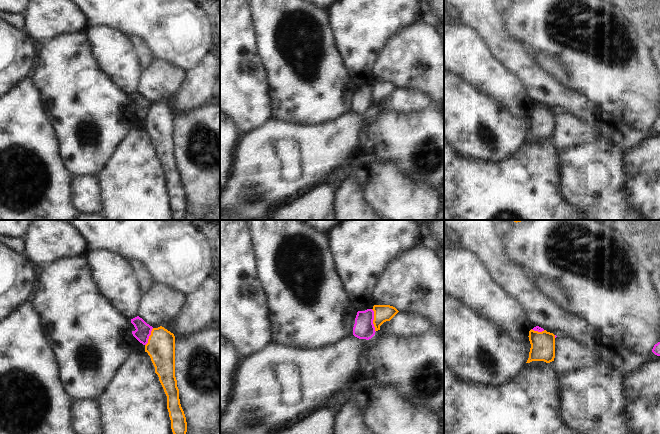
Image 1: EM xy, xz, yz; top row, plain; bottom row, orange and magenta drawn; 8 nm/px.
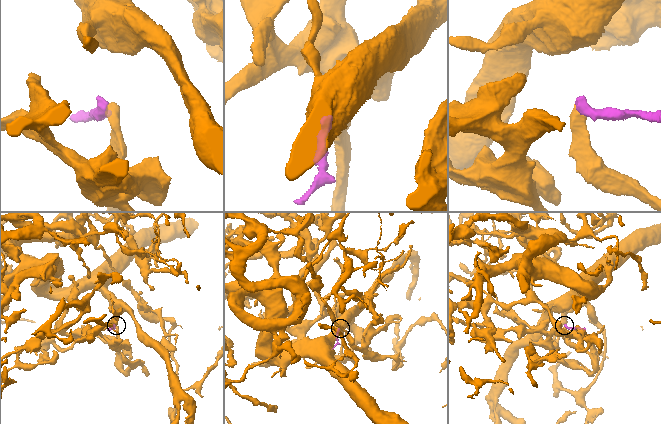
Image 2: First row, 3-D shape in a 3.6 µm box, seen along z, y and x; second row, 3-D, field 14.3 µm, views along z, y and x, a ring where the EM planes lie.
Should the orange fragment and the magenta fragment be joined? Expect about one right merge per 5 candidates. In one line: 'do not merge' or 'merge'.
do not merge

